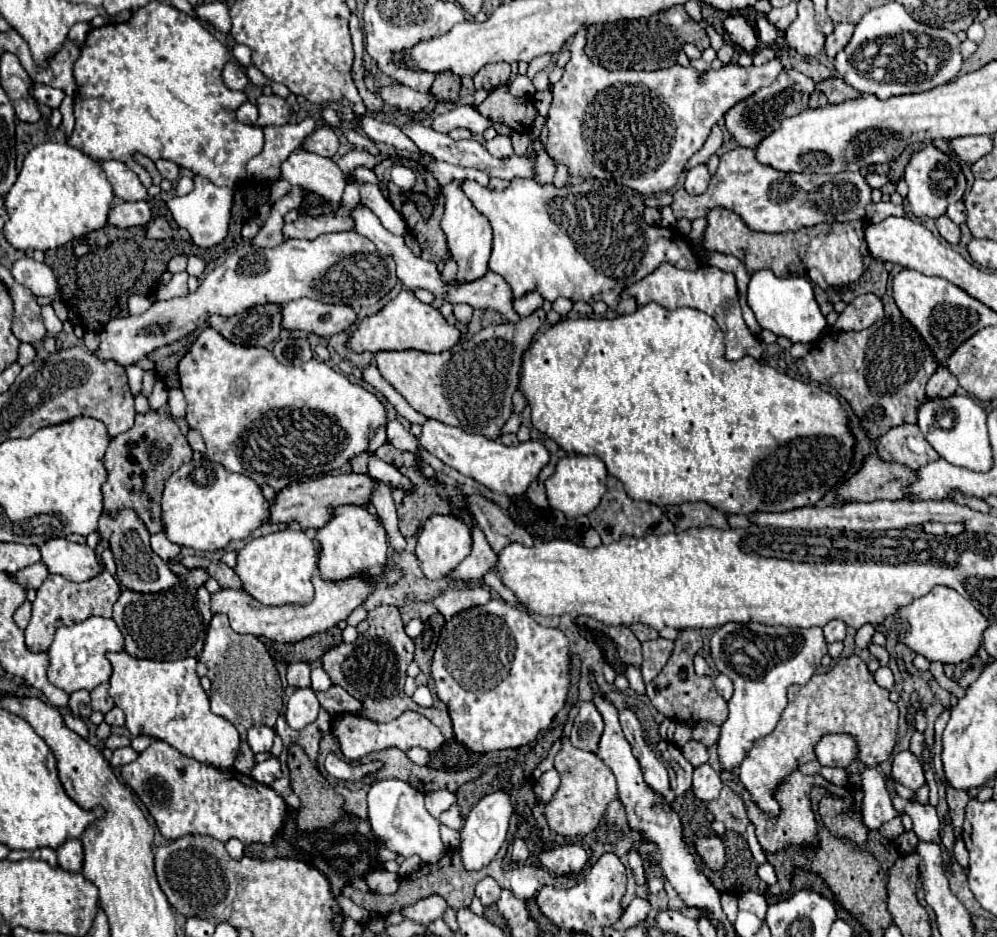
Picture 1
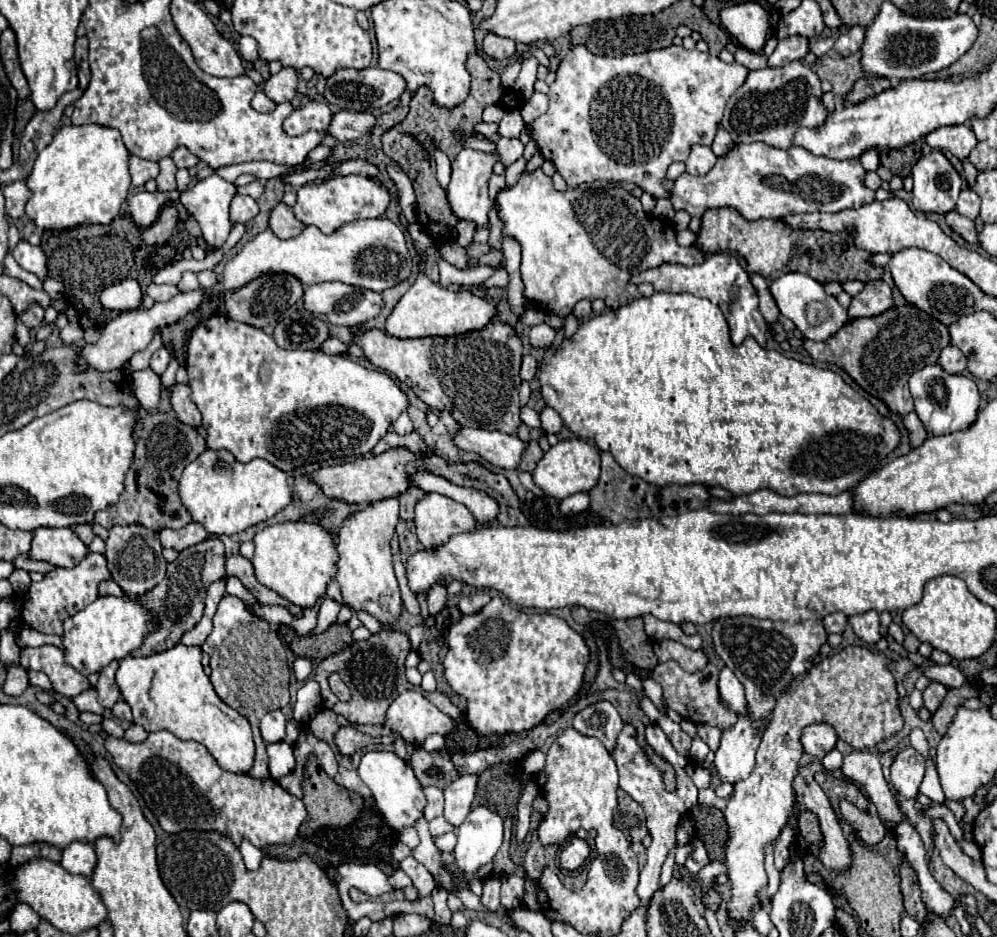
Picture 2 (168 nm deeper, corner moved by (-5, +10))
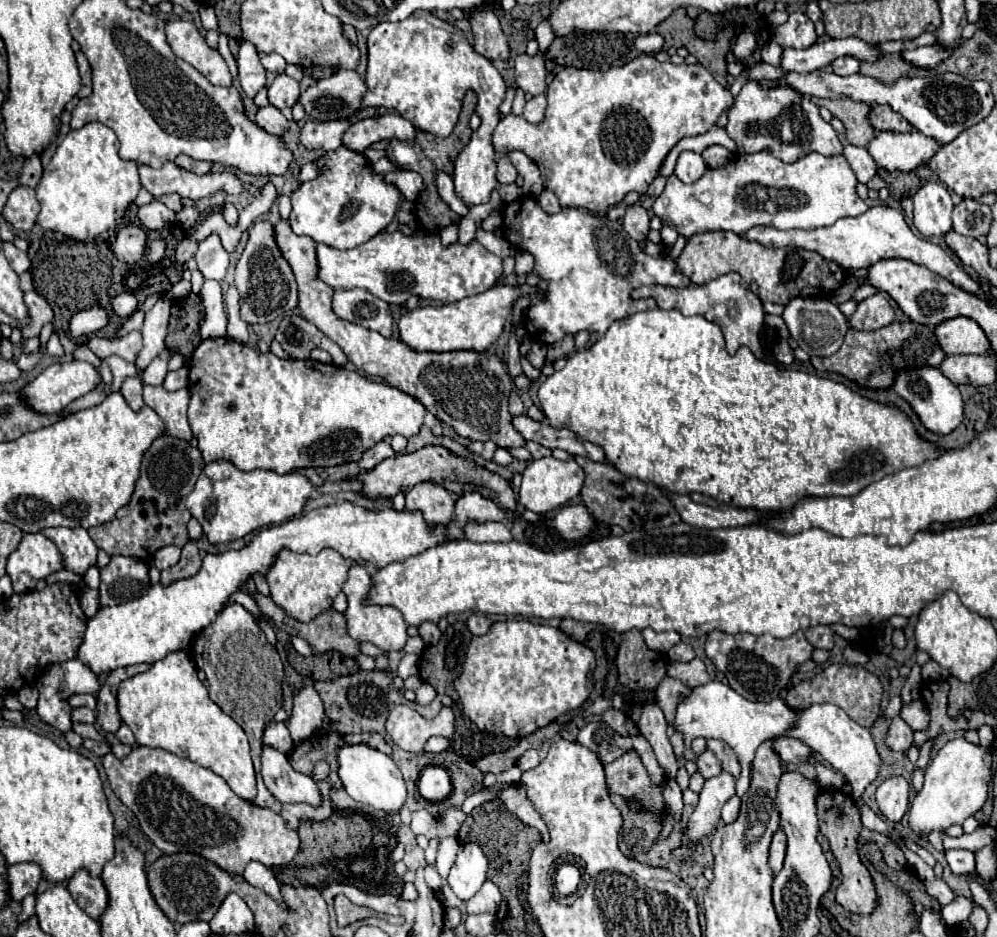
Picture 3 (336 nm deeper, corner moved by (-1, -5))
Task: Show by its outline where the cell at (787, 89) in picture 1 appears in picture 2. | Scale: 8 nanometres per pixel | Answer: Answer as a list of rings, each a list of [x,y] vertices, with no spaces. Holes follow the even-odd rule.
[[[801,60],[779,68],[751,70],[743,86],[729,98],[721,124],[731,134],[735,144],[765,142],[775,148],[791,148],[797,128],[805,126],[817,130],[825,124],[829,112],[825,110],[821,96],[821,80]]]

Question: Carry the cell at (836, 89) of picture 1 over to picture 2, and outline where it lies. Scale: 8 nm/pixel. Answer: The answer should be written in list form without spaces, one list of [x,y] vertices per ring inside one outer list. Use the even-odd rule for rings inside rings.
[[[887,78],[857,80],[857,84],[853,86],[853,92],[847,96],[847,104],[859,104],[867,98],[873,98],[873,96],[881,94],[887,88],[891,88],[891,80],[887,80]]]

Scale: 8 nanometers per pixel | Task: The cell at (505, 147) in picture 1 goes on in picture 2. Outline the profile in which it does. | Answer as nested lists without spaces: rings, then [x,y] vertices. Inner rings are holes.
[[[499,138],[497,140],[497,152],[499,152],[499,160],[503,162],[503,166],[511,166],[515,160],[521,158],[521,154],[523,154],[523,142],[521,140]]]

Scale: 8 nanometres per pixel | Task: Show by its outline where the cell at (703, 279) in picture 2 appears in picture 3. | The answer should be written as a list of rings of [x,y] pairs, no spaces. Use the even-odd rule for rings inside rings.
[[[725,273],[709,283],[703,285],[689,285],[685,289],[677,287],[661,287],[661,285],[647,285],[639,287],[631,293],[633,299],[647,299],[653,297],[661,309],[679,309],[683,315],[703,315],[705,319],[717,323],[727,341],[727,353],[735,355],[741,345],[747,345],[755,357],[763,357],[759,331],[763,327],[763,309],[761,301],[755,293],[741,285],[741,277],[737,273]]]

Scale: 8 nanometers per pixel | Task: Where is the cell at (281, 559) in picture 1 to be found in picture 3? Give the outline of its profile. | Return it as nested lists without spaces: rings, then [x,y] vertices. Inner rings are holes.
[[[281,549],[277,559],[273,559],[267,571],[267,583],[271,589],[271,599],[291,617],[301,623],[315,619],[321,611],[331,609],[333,599],[341,593],[341,587],[347,581],[349,561],[343,559],[333,549],[323,549],[317,555],[293,553],[289,549]]]

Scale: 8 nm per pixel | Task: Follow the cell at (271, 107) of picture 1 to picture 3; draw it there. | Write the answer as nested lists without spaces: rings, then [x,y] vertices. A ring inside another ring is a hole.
[[[281,73],[275,77],[275,81],[269,87],[269,103],[277,109],[285,109],[285,107],[293,107],[299,99],[299,83],[295,79],[291,79],[289,75]]]

